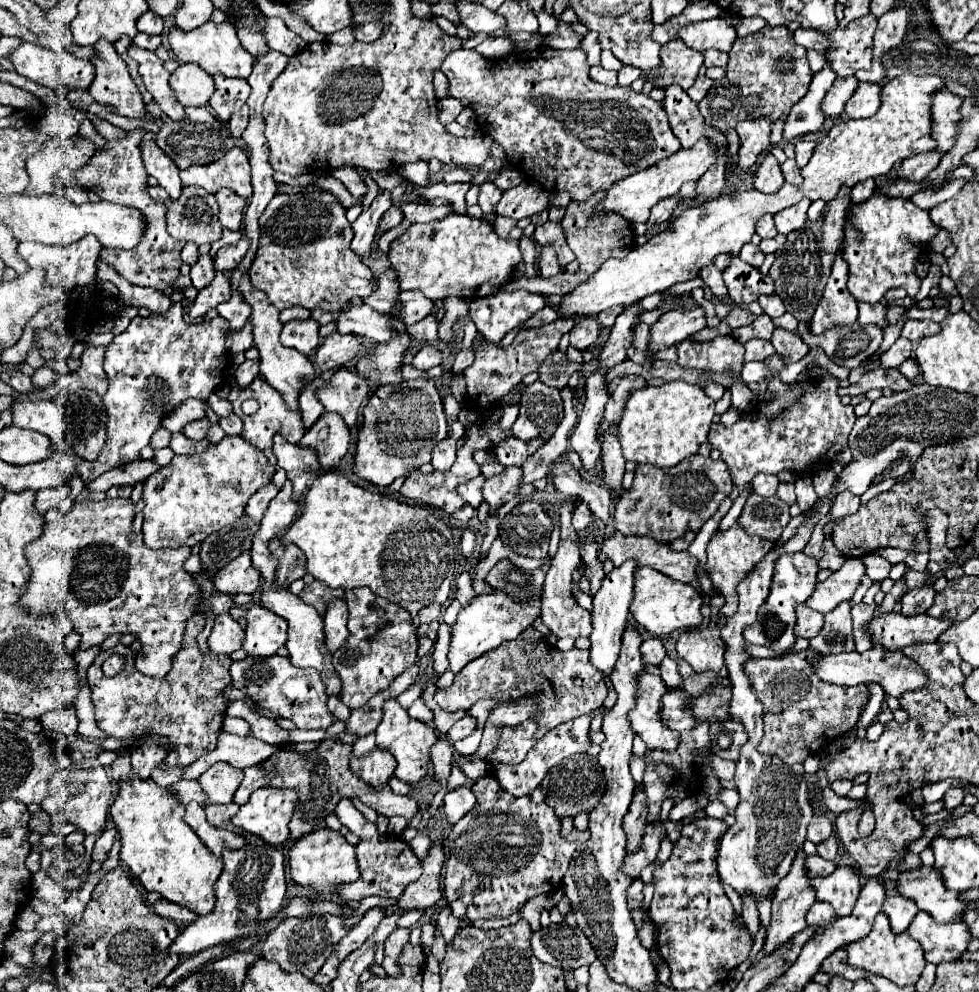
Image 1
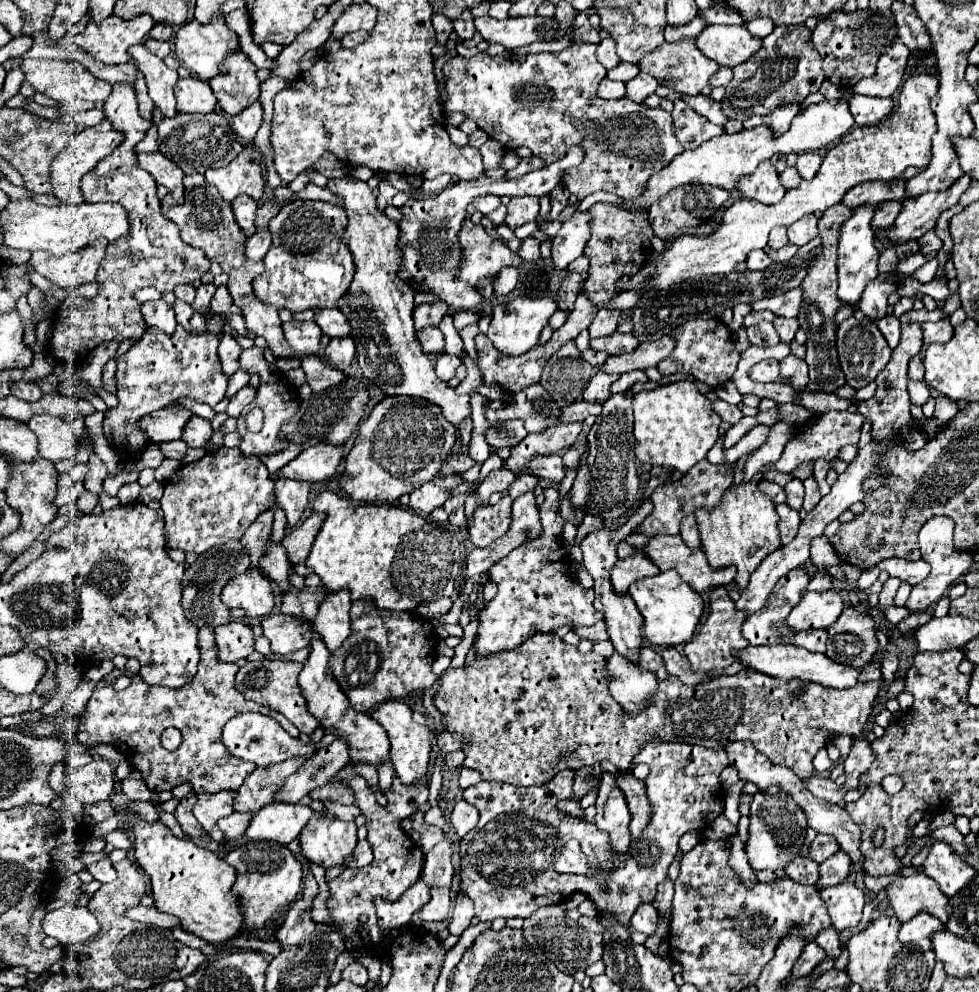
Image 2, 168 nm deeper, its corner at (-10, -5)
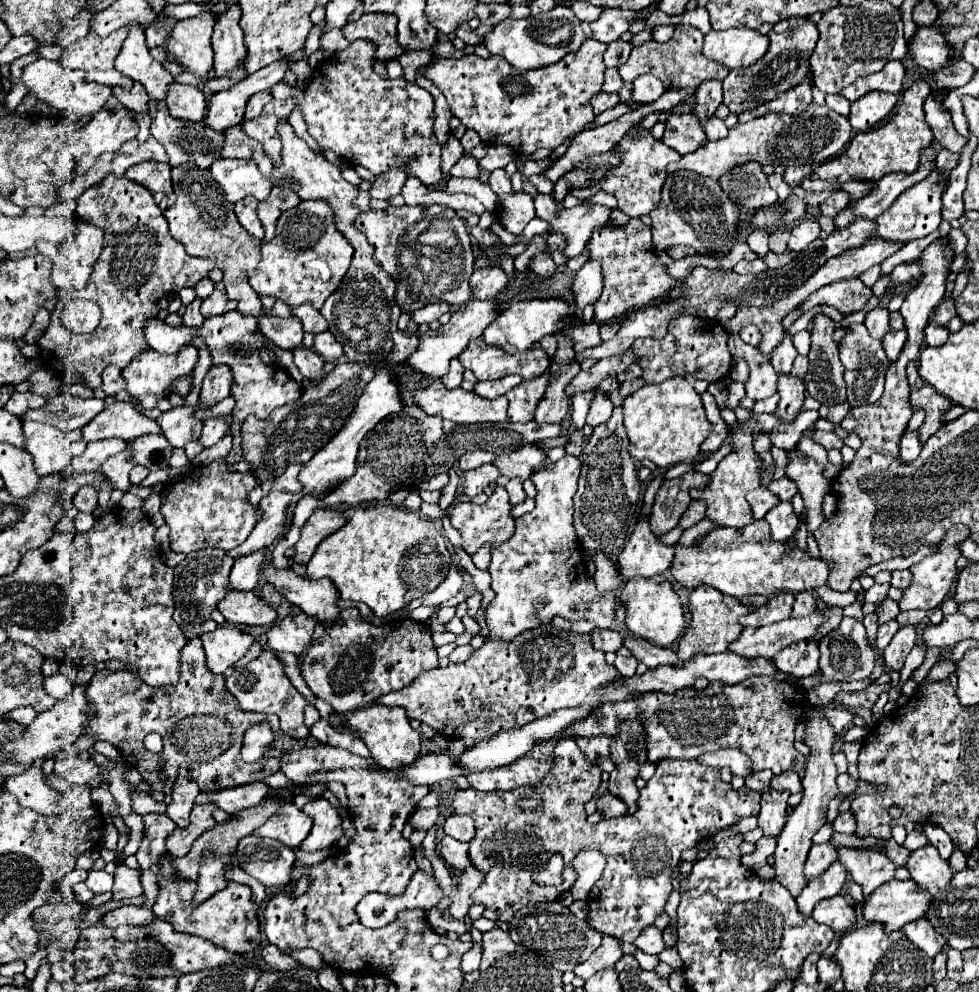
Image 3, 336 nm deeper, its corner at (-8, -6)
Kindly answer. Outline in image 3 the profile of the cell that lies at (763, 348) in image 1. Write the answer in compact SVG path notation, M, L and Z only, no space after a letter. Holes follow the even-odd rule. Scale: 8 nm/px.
M728 331L728 348L733 356L741 357L748 361L750 365L750 379L746 383L746 397L752 401L762 401L768 399L776 393L776 383L778 375L770 361L760 355L756 347L750 347L740 338L738 332Z

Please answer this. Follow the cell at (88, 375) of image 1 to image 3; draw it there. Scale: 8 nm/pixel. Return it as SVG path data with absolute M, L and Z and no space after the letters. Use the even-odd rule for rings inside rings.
M108 365L102 373L102 391L106 395L116 395L118 391L122 391L126 387L126 379L122 379L122 373L118 367Z

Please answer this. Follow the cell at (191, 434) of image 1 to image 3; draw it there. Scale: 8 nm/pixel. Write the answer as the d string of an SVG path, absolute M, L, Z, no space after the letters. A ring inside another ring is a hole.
M174 407L156 419L162 427L162 435L172 447L184 447L188 441L196 441L202 433L202 421L194 417L192 407Z

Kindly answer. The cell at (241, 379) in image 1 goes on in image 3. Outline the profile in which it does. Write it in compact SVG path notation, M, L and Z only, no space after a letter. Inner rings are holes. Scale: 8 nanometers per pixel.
M218 417L218 419L206 419L198 443L200 443L204 449L206 449L206 447L212 447L214 443L218 443L218 441L224 437L226 429L230 427L230 423L232 423L230 419L222 419L222 417Z

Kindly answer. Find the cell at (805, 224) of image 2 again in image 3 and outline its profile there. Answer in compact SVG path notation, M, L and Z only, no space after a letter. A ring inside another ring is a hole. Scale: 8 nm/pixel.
M804 219L802 223L792 227L788 249L794 253L800 253L804 247L808 247L808 243L818 239L818 233L820 233L818 221L816 219Z

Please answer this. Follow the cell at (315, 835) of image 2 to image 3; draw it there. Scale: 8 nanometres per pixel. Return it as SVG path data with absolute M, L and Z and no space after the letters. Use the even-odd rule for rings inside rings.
M312 799L302 807L302 811L314 821L310 835L302 841L302 851L320 851L332 847L342 833L342 817L332 809L326 799Z

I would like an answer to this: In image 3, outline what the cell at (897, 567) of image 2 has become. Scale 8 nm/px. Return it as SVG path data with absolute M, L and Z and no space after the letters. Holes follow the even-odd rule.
M894 571L890 585L898 587L898 589L906 589L910 585L910 581L912 581L912 573L910 571Z

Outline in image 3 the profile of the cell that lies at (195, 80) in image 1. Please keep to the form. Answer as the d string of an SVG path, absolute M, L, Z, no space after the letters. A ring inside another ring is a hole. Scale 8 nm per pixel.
M170 83L170 89L166 93L166 107L174 119L198 123L206 115L206 97L194 85Z

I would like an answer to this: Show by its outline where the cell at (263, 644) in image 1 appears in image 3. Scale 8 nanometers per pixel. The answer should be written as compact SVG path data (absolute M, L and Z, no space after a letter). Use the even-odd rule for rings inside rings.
M306 613L284 617L278 625L268 629L268 647L276 653L300 655L304 647L312 641L316 621L318 619Z

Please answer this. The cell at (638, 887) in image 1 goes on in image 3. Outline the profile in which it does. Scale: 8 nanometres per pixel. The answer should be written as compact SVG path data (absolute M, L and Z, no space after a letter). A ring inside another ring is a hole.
M650 927L650 929L642 931L642 935L634 941L634 945L648 955L658 955L666 948L663 941L663 931L656 929L656 927Z

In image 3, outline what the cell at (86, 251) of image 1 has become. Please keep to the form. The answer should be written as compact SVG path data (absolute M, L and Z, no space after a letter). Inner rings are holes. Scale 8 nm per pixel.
M78 221L78 235L68 239L60 247L52 243L36 243L38 251L52 259L52 283L56 289L84 289L92 267L102 251L104 231L96 225Z

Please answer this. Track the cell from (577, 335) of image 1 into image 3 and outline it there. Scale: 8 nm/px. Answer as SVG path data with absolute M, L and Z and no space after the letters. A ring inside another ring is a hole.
M630 219L624 227L602 227L600 231L594 231L588 249L590 259L600 261L604 271L604 289L598 297L598 303L594 303L594 319L600 323L620 317L628 309L658 303L666 299L666 295L670 295L678 283L682 283L670 277L668 269L656 259L652 233L640 219Z

